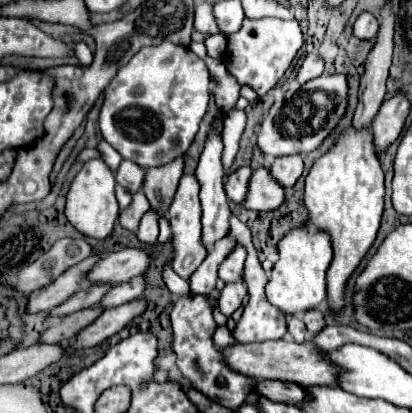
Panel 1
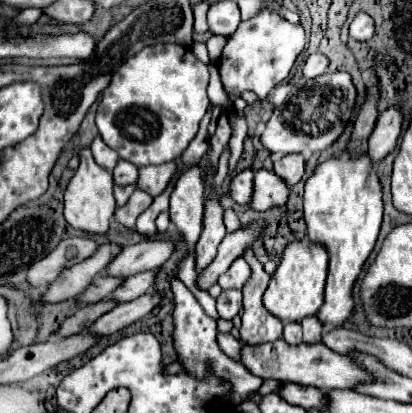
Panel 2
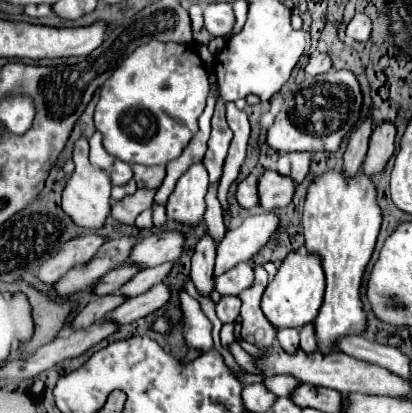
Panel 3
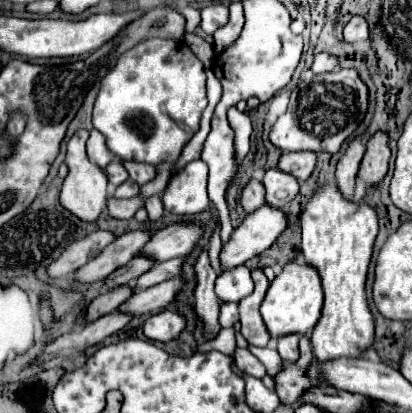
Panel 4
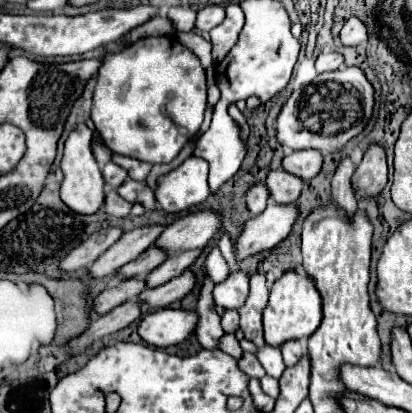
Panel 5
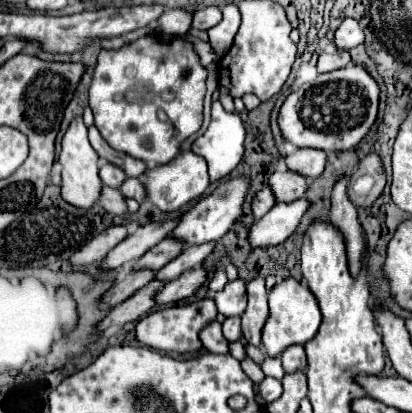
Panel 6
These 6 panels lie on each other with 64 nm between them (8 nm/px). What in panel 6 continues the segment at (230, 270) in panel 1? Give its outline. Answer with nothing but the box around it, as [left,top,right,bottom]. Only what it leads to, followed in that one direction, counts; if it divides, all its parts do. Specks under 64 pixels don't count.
[214,280,246,318]

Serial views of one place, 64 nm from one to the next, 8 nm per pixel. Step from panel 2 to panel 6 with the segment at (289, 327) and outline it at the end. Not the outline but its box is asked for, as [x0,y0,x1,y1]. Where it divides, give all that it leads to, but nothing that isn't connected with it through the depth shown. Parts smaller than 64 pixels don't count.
[282,344,308,374]

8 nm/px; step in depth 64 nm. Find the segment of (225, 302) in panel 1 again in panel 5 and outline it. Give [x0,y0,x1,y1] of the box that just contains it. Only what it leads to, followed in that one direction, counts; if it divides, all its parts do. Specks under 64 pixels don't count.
[222,310,240,334]

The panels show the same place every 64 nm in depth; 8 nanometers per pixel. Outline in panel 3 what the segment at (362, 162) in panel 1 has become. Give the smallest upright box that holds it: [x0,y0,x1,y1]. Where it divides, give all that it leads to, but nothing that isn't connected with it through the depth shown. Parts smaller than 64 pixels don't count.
[302,168,380,352]

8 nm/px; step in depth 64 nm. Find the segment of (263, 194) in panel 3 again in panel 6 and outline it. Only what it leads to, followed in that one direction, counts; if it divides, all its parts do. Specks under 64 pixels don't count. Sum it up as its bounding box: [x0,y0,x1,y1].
[270,170,308,202]

